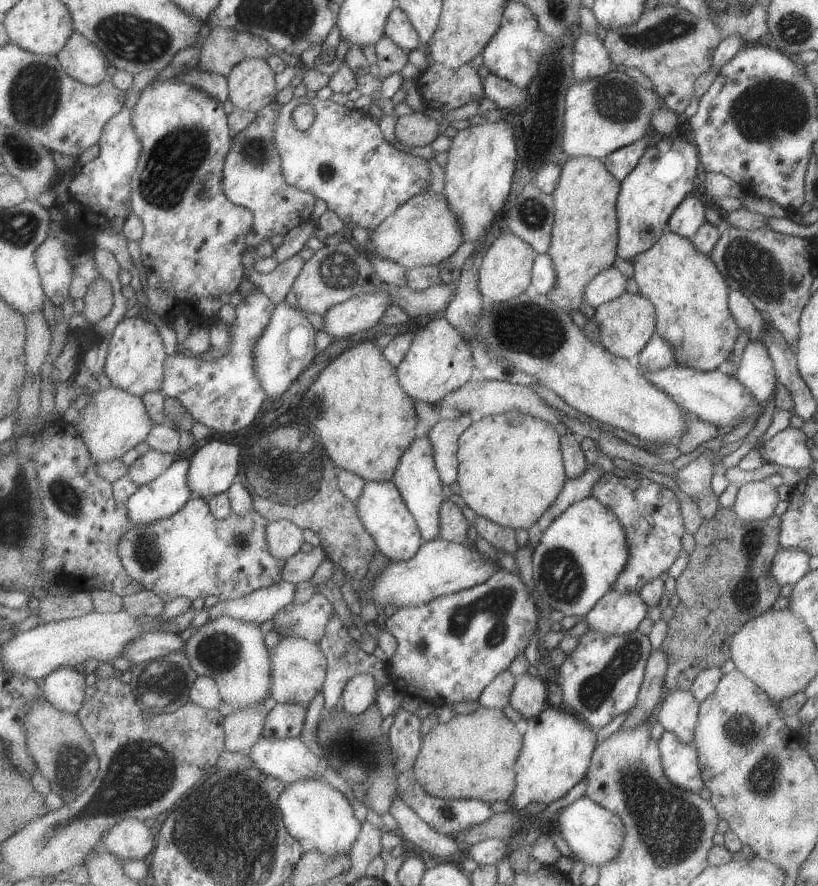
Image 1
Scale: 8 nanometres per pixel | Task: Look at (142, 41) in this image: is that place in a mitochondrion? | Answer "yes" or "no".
yes

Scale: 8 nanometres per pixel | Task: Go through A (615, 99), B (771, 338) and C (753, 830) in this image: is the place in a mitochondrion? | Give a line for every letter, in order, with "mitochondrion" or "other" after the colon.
A: mitochondrion
B: other
C: other

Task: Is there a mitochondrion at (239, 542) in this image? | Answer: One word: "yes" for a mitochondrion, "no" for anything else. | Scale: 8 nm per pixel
yes

